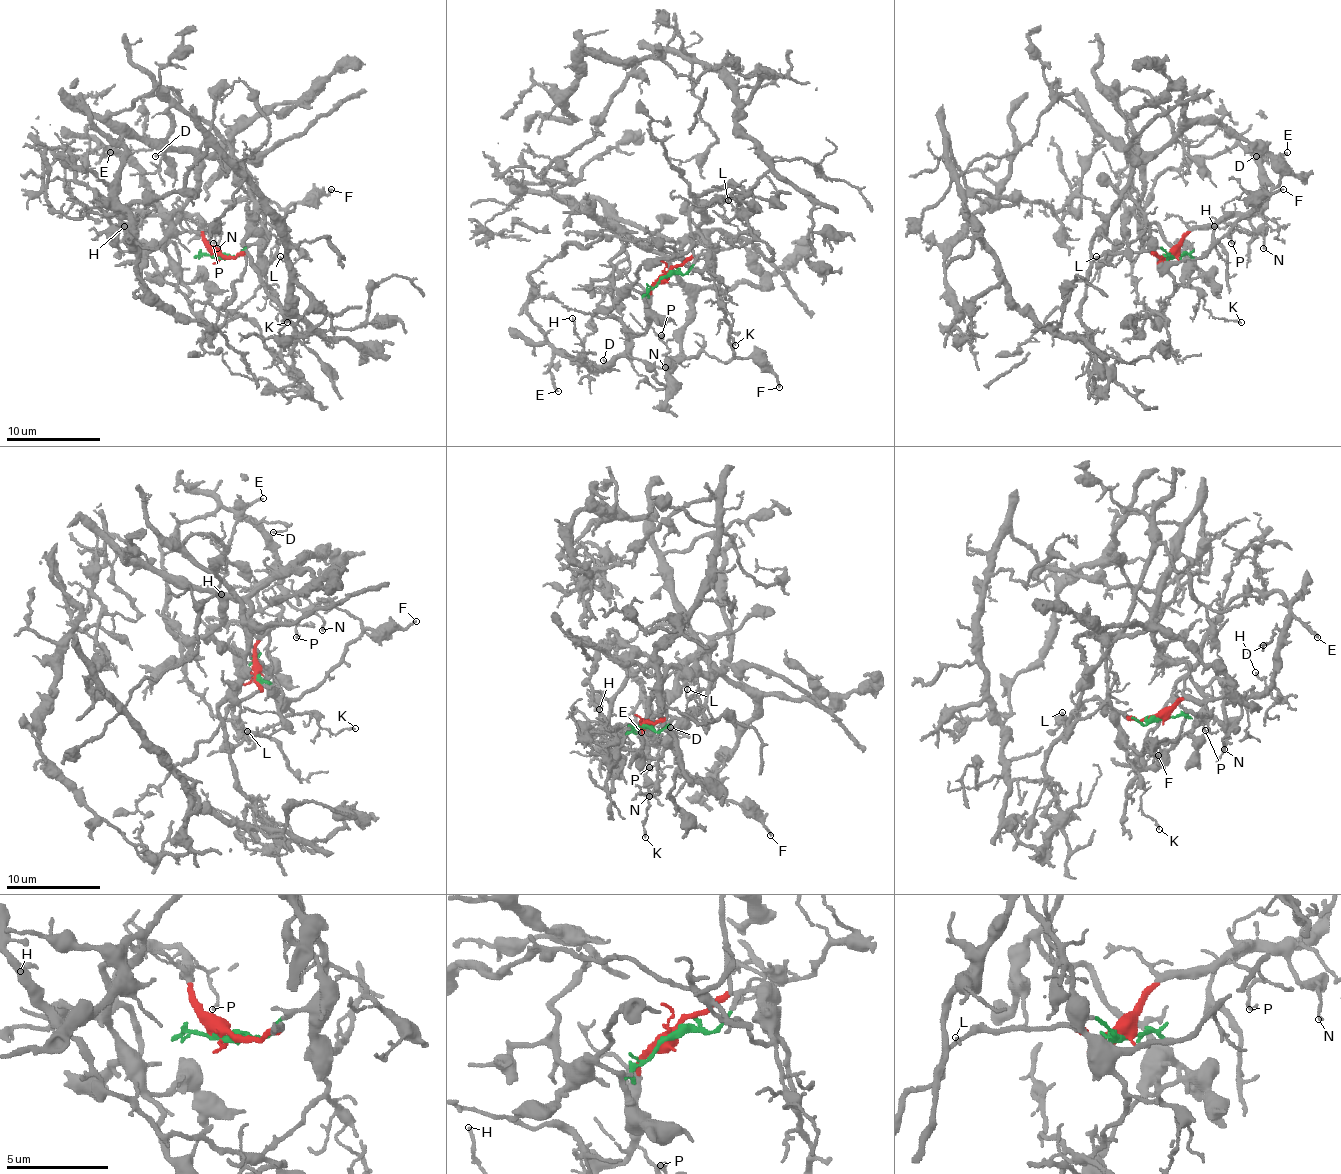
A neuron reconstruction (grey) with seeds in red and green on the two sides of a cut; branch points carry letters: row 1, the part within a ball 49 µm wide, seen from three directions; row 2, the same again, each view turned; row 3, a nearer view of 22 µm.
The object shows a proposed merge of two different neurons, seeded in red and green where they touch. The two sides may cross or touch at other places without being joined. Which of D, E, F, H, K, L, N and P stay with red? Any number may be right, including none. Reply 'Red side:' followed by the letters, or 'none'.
Red side: D, E, H, N, P

